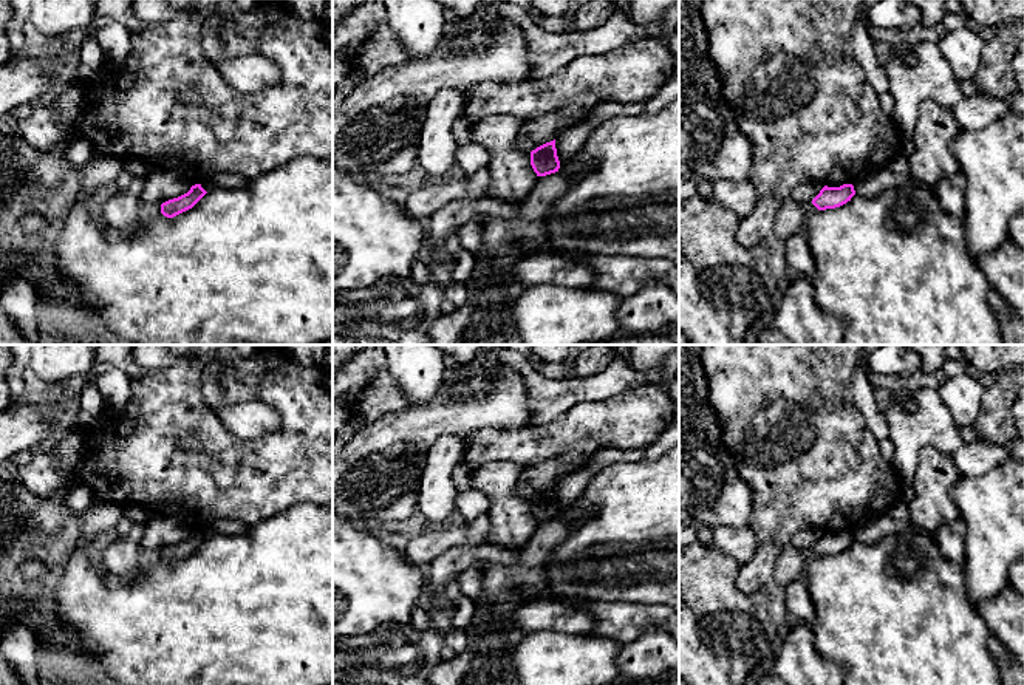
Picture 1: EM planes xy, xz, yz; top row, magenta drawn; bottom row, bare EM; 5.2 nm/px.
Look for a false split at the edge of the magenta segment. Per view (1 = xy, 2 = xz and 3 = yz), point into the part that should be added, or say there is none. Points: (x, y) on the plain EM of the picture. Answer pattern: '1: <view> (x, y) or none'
1: none
2: none
3: none

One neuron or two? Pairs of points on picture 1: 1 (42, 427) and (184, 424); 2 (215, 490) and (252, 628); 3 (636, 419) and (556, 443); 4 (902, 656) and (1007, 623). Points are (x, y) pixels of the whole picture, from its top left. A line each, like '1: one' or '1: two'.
1: two
2: two
3: one
4: two

